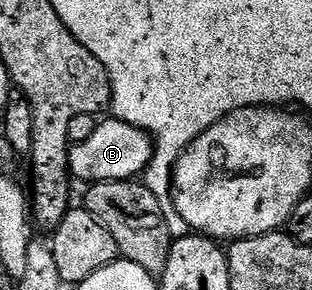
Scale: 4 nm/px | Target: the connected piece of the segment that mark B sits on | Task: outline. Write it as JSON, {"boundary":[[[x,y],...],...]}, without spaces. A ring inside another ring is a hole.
{"boundary":[[[105,117],[97,125],[94,136],[82,144],[72,146],[68,152],[68,172],[77,183],[127,182],[143,175],[152,159],[152,135],[134,128],[117,118]],[[105,120],[105,122],[104,122]]]}

